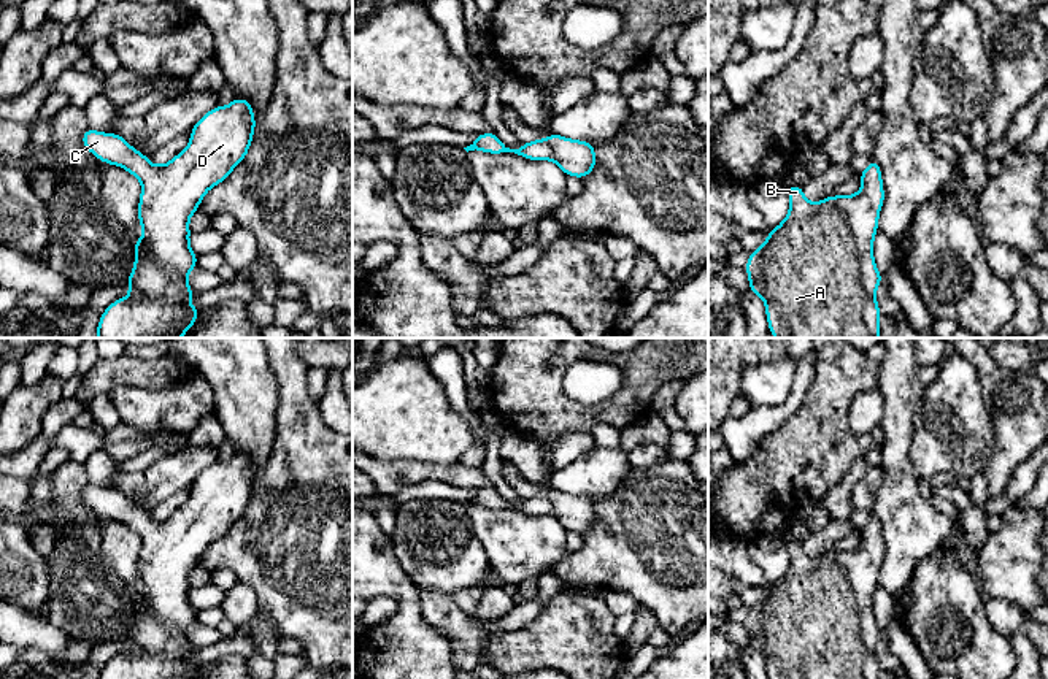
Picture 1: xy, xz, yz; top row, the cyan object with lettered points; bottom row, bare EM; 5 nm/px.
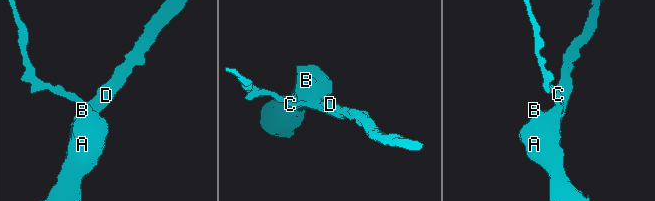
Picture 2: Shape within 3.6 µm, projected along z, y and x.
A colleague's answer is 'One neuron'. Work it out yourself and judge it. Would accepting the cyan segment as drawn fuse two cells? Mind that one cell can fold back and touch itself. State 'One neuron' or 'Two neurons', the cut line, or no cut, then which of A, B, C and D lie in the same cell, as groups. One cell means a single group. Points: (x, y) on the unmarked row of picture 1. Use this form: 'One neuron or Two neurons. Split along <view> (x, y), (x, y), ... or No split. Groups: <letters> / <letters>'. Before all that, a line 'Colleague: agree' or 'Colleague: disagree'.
Colleague: agree
One neuron. No split. Groups: A B C D

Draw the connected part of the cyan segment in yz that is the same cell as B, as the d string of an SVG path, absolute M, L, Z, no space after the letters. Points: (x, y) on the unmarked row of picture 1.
M872 514L859 530L862 544L854 550L830 550L818 558L803 552L802 541L788 541L791 563L784 576L767 590L767 597L749 609L745 622L749 646L765 657L769 679L880 679L877 643L883 636L873 617L873 593L884 555L880 519Z

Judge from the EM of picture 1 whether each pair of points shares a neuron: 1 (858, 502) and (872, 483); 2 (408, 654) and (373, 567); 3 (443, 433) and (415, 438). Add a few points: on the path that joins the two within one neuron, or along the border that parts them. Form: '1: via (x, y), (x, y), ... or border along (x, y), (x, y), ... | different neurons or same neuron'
1: via (863, 497), (867, 487) | same neuron
2: via (408, 632), (408, 600), (396, 587) | same neuron
3: via (437, 433), (421, 433) | same neuron

